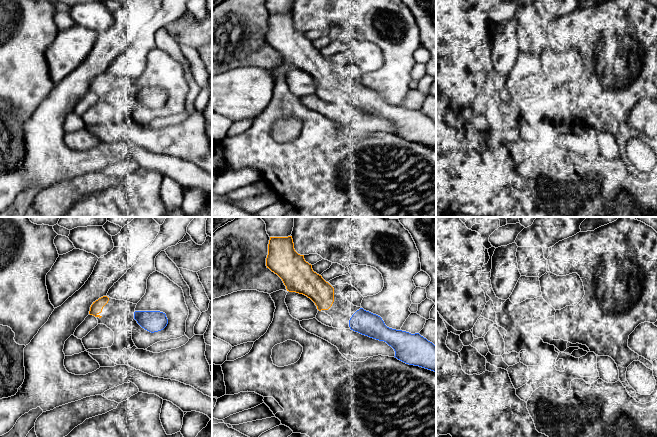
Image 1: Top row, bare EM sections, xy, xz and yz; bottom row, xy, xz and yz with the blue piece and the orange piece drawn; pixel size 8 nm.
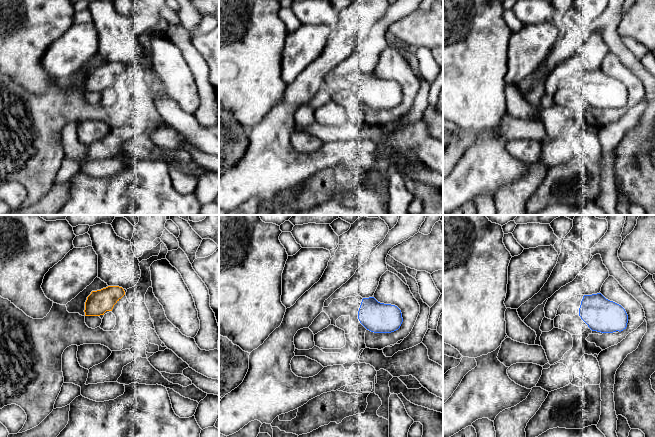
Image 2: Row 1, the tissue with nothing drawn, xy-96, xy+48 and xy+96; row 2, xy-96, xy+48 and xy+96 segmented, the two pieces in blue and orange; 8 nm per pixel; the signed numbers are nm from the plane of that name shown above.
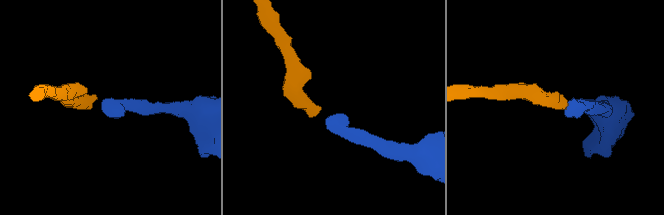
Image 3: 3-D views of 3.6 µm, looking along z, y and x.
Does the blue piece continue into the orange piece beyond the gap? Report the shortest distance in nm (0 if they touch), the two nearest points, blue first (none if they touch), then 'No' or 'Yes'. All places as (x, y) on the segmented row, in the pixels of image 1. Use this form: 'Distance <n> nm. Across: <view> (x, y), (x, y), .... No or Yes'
Distance 180 nm. Across: xz (350, 318), (331, 305). Yes

